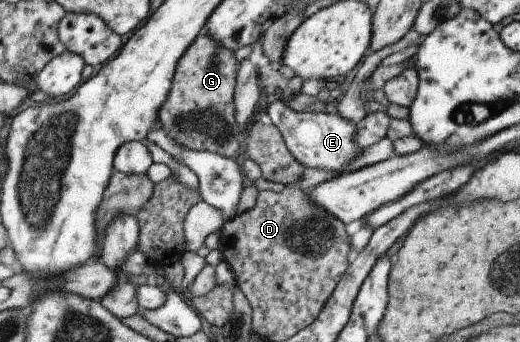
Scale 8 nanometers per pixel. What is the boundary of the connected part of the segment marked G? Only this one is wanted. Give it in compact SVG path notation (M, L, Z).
M206 33L198 34L177 62L167 99L157 112L156 121L169 139L187 150L239 159L242 127L234 117L232 100L239 64L234 52L210 40Z

